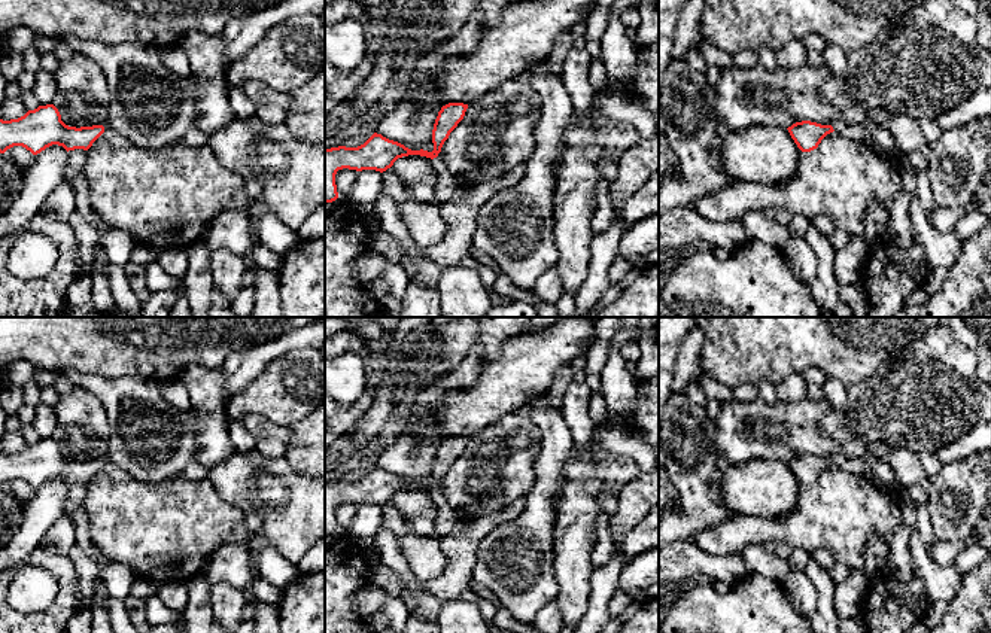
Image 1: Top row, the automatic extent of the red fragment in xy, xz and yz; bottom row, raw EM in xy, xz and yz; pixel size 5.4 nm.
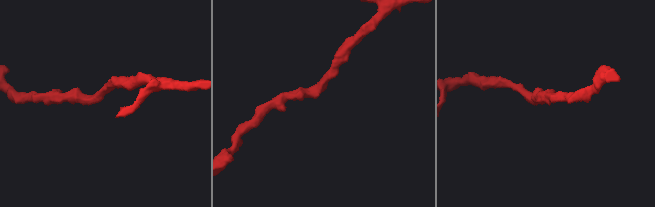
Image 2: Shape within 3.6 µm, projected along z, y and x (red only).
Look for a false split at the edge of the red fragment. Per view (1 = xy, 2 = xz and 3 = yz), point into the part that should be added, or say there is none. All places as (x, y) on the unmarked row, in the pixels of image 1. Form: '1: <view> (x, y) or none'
1: none
2: none
3: none

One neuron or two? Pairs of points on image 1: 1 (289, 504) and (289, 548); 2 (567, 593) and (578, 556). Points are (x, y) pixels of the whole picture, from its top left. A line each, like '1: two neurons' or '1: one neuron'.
1: one neuron
2: one neuron

